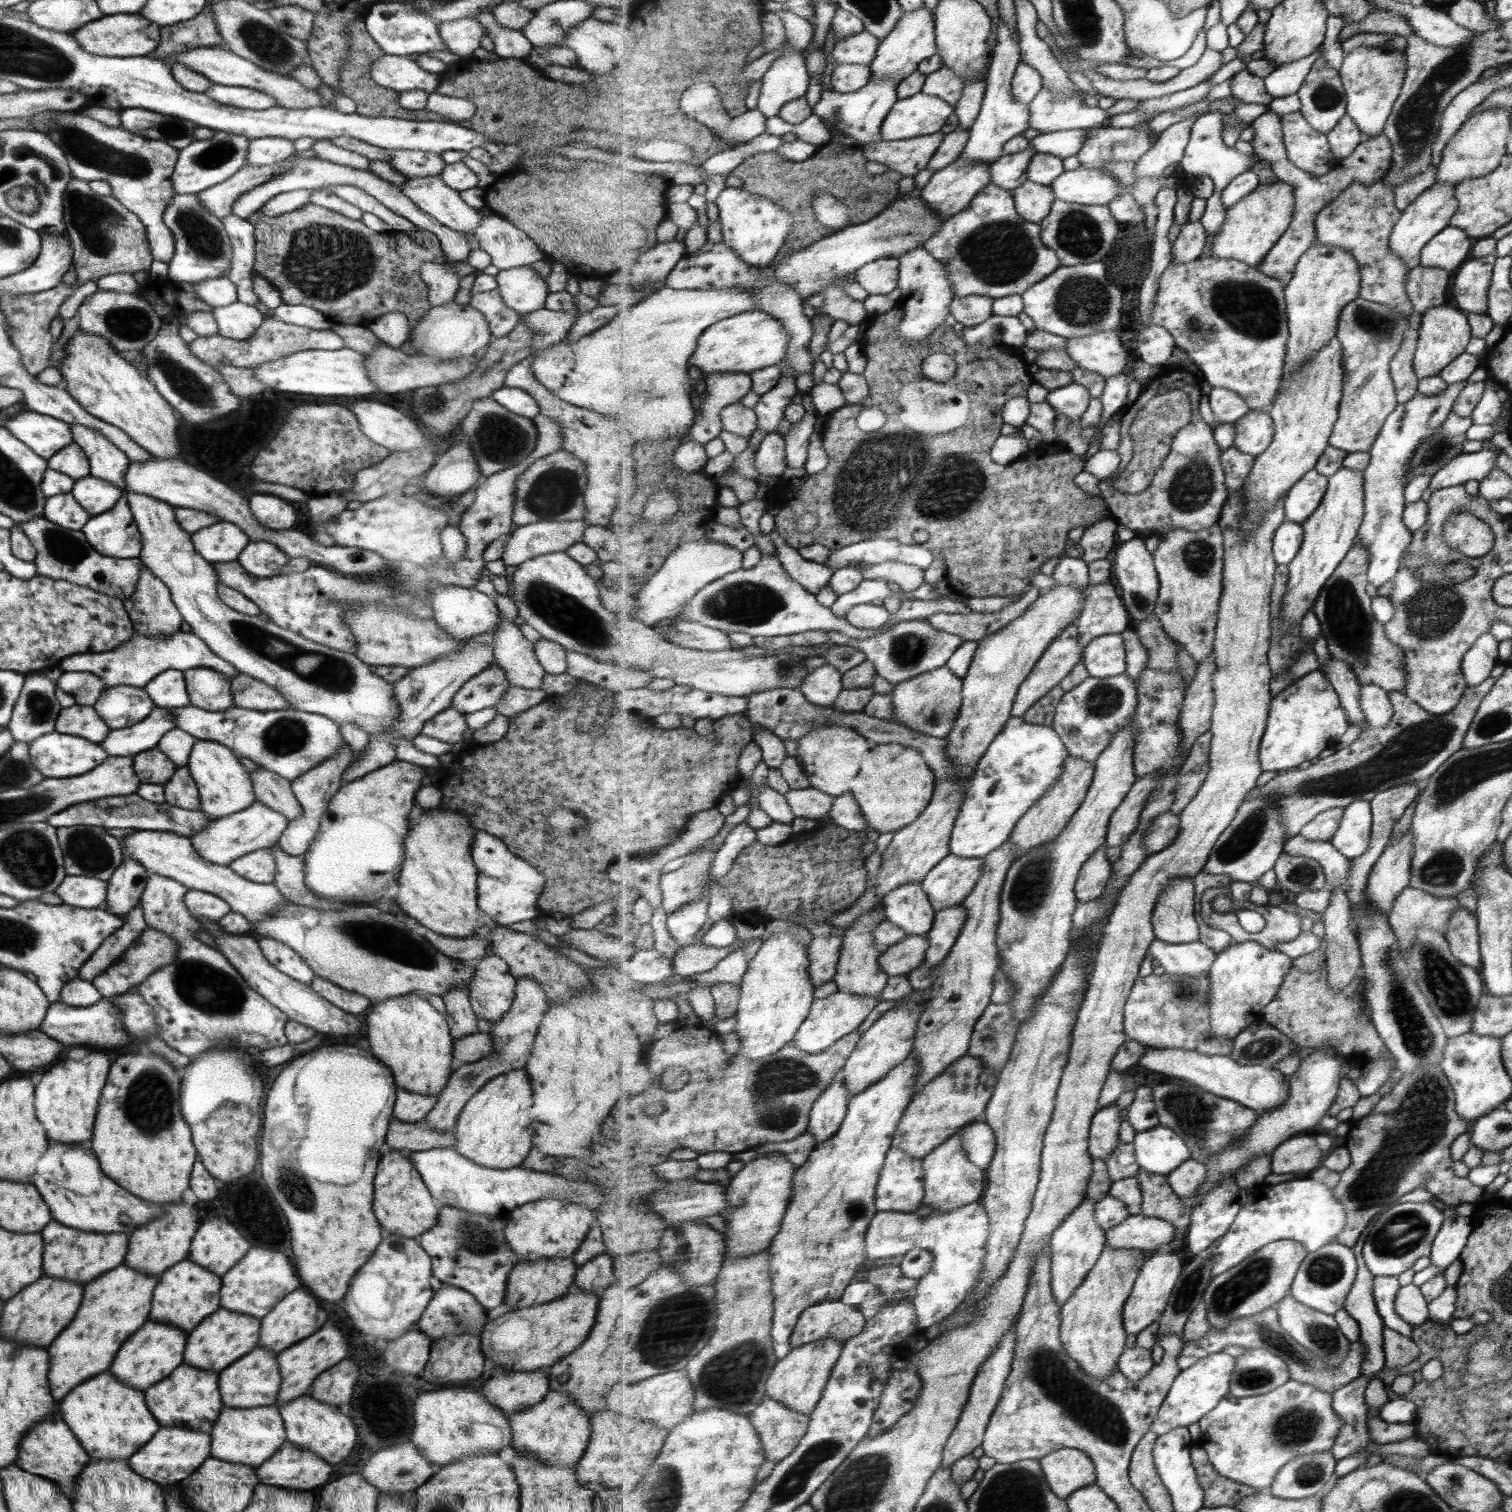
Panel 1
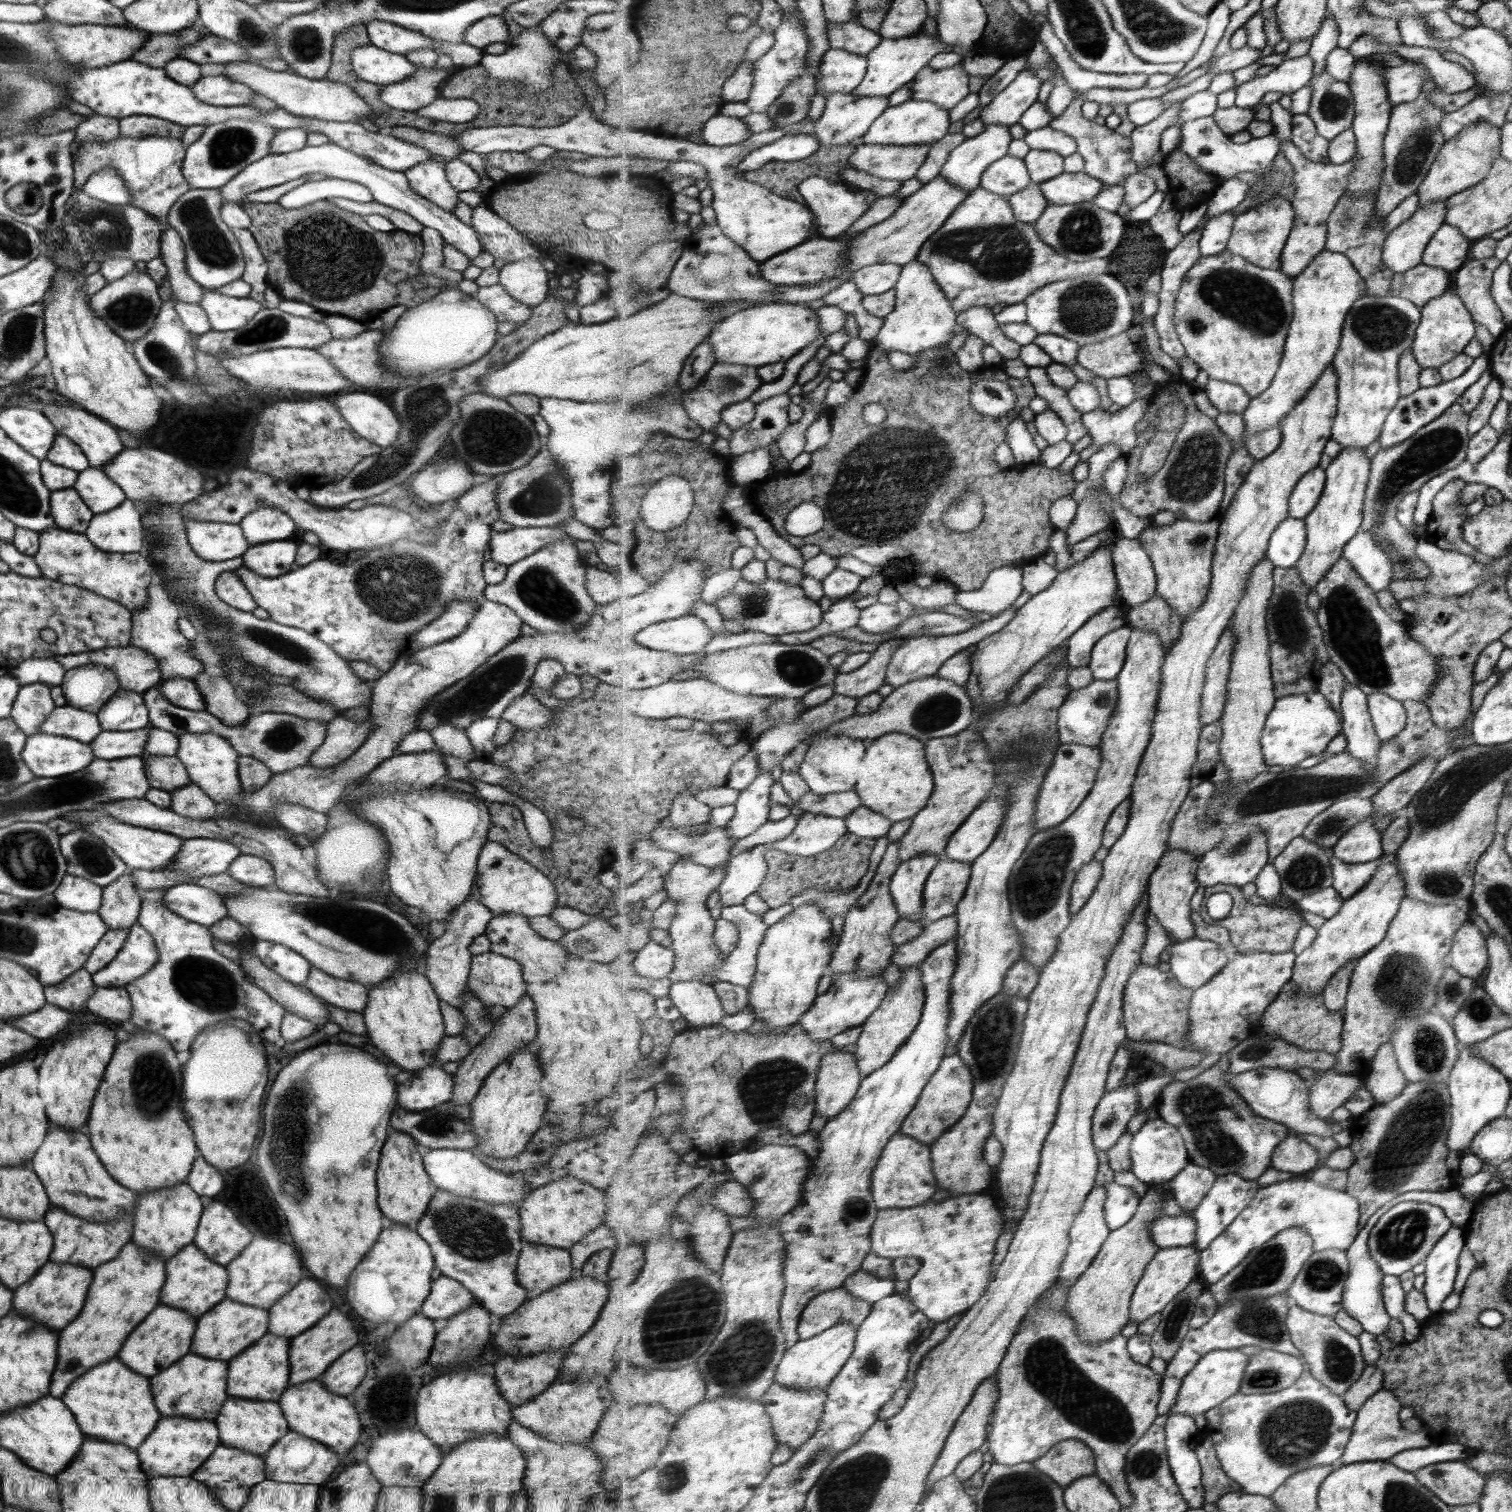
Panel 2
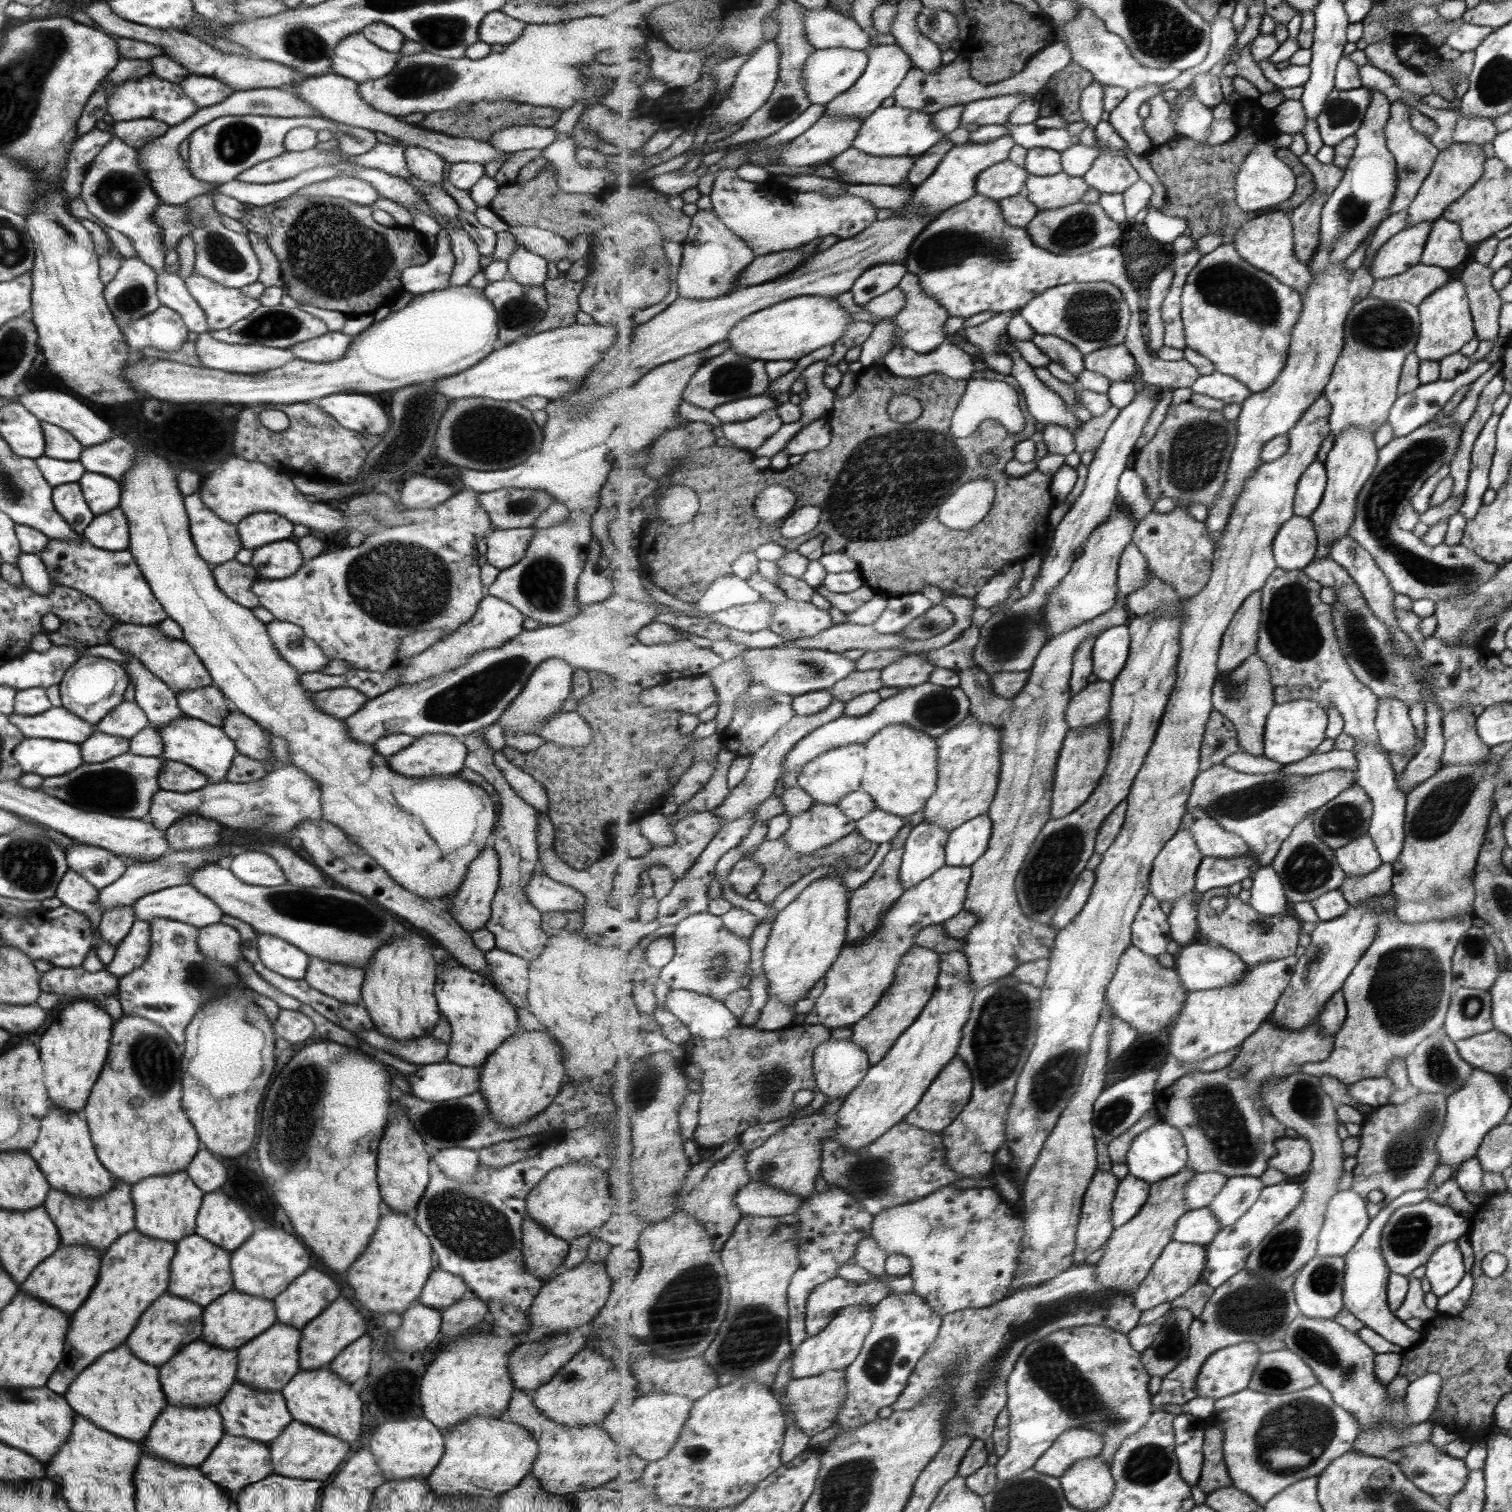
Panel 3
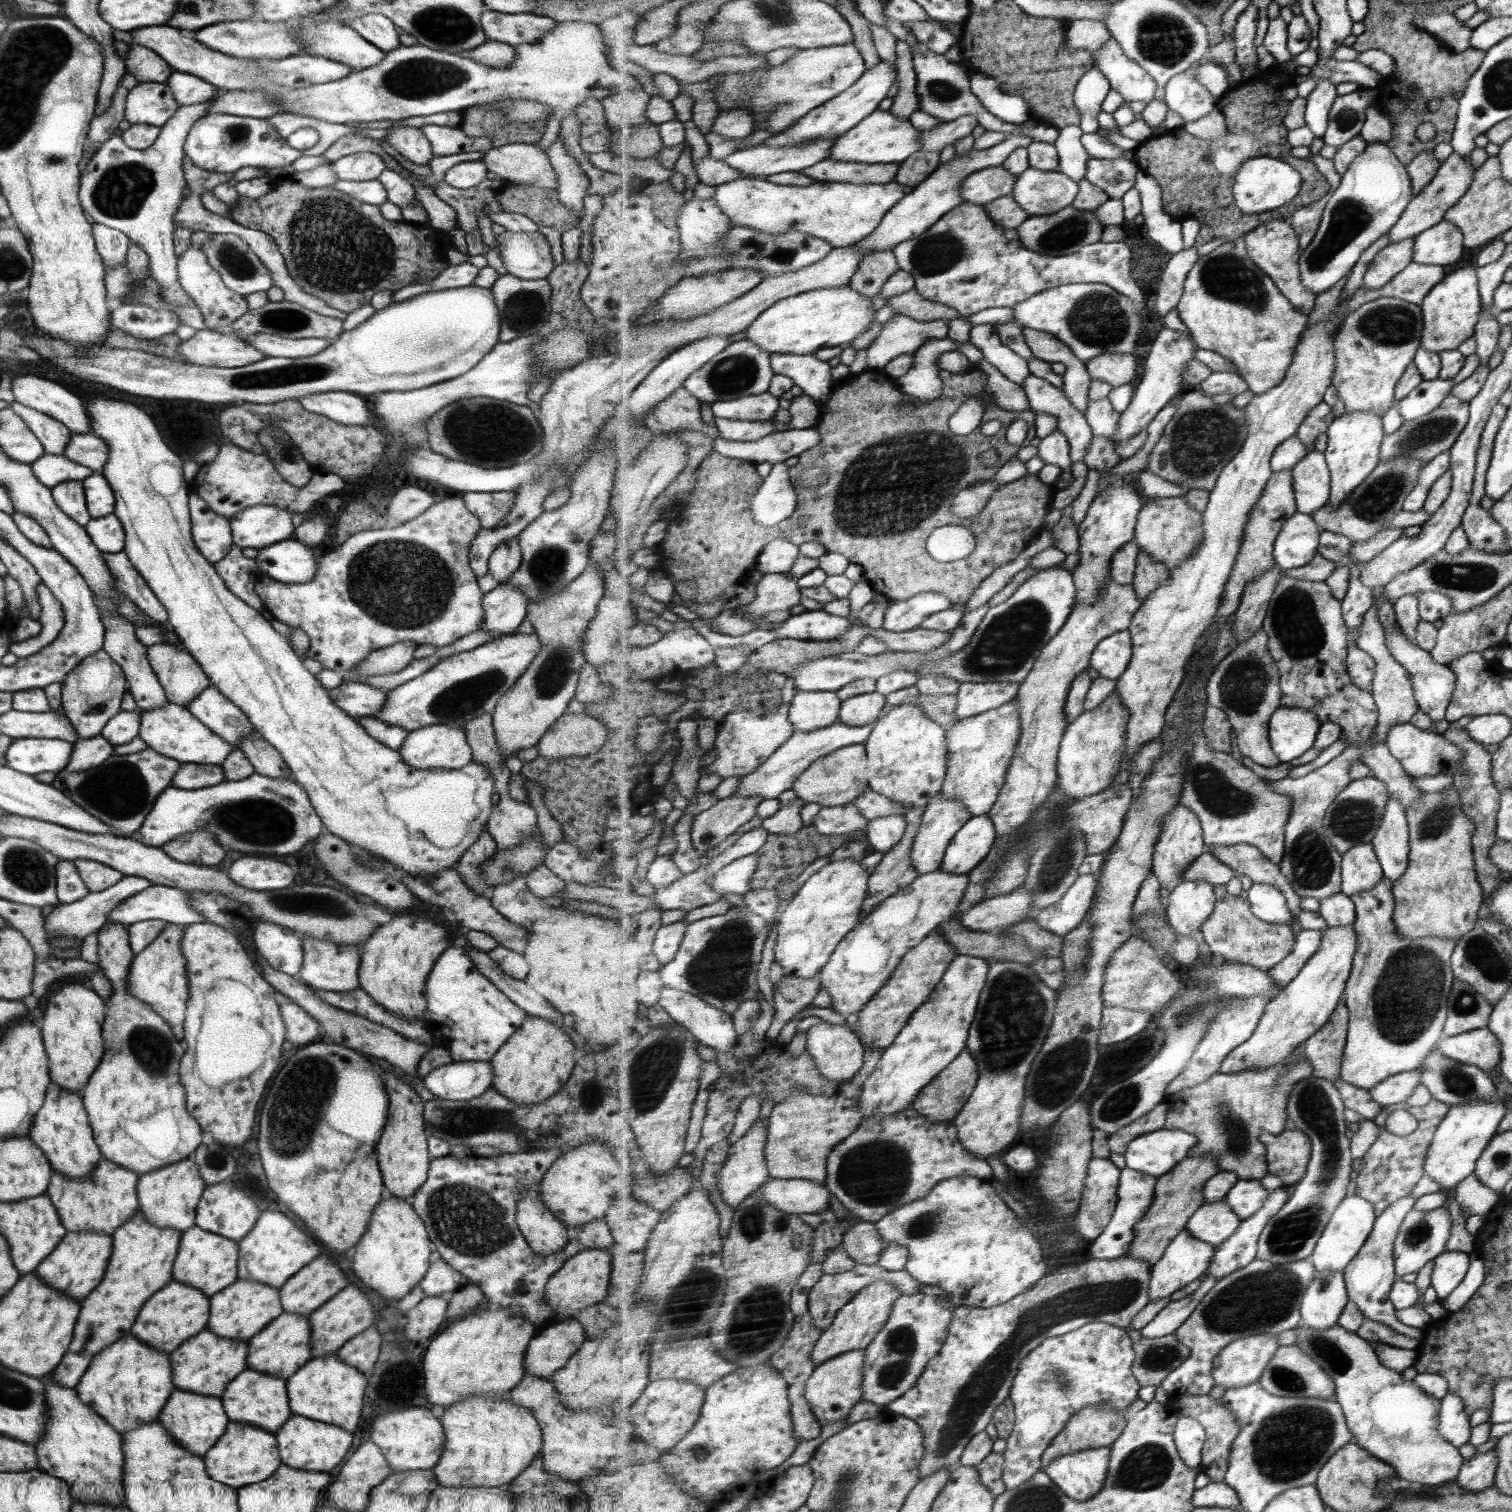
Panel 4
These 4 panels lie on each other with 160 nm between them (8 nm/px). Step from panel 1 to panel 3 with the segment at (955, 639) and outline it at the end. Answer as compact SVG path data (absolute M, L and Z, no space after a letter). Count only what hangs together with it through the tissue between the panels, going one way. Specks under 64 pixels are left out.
M905 655L882 670L884 687L914 687L926 683L934 673L936 664L925 655Z

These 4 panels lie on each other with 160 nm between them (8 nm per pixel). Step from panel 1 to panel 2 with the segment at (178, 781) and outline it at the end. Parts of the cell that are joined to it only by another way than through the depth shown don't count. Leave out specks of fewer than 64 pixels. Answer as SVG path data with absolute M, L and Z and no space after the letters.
M192 783L177 788L170 794L171 809L176 815L189 820L211 820L215 818L215 803Z

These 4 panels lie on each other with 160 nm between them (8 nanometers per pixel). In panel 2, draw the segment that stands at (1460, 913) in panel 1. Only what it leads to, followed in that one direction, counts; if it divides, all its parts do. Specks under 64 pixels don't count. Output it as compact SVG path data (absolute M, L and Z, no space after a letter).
M1471 921L1461 925L1454 934L1447 964L1459 976L1475 981L1487 966L1484 940L1485 937Z

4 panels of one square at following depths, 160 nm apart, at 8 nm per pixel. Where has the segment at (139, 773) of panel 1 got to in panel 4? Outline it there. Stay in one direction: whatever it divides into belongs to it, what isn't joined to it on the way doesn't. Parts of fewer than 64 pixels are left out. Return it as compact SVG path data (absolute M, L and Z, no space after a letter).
M181 763L181 766L175 770L171 787L182 790L198 790L216 786L221 782L225 782L225 777L223 777L220 766Z

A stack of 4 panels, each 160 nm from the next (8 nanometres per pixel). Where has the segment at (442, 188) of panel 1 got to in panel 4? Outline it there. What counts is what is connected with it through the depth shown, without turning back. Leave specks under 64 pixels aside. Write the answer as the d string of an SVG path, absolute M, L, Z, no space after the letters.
M393 125L386 129L391 130L391 133L387 137L381 138L381 142L389 143L409 162L417 166L428 166L428 162L433 157L432 150L429 141L418 128Z

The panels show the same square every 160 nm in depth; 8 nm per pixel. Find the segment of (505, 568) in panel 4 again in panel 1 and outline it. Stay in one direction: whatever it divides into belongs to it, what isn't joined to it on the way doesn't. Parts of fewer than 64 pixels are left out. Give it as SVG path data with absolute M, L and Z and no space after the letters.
M585 519L572 521L537 521L536 523L526 524L511 530L510 537L507 540L501 560L505 566L517 567L527 559L547 554L551 552L564 552L573 543L582 542L583 531L588 527L588 522Z

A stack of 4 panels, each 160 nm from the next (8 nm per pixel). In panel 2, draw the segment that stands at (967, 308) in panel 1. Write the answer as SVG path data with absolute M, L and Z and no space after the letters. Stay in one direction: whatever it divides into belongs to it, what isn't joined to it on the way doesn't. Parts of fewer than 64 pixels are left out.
M975 306L959 313L957 324L970 331L980 344L995 348L1005 361L1019 361L1023 346L1004 333L995 316L992 308Z

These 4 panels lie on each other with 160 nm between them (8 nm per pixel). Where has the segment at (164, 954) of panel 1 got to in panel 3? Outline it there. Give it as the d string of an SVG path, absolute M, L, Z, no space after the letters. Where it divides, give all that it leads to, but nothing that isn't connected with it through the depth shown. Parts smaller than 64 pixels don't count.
M135 919L125 938L114 948L111 962L103 968L119 979L131 970L141 966L148 957L150 949L150 930L148 921Z

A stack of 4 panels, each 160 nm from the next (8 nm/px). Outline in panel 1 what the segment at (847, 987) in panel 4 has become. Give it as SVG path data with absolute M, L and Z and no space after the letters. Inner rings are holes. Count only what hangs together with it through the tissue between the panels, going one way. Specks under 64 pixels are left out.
M952 852L939 862L922 886L936 912L965 903L984 873L984 858L963 858ZM838 990L831 994L829 998L819 998L812 1004L811 1012L805 1019L803 1025L797 1031L796 1038L791 1043L805 1052L819 1054L841 1038L848 1037L848 1034L855 1032L863 1020L873 1012L873 1008L879 1004L881 998L876 996L866 996L865 994L849 994Z

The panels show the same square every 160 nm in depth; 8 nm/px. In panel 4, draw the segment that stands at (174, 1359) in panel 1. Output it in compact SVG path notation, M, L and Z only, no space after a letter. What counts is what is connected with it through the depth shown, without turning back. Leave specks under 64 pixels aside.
M171 1280L165 1288L155 1292L141 1308L141 1312L135 1318L135 1324L131 1326L131 1334L145 1342L145 1346L161 1352L173 1352L181 1342L191 1338L194 1334L206 1328L205 1320L209 1316L209 1299L201 1294L200 1290Z

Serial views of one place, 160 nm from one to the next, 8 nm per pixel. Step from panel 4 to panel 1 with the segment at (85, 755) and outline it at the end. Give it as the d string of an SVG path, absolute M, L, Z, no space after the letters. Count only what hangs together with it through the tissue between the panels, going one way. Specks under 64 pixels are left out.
M153 707L141 722L131 727L110 730L99 746L109 756L129 757L156 746L159 739L175 726L174 716L167 710Z

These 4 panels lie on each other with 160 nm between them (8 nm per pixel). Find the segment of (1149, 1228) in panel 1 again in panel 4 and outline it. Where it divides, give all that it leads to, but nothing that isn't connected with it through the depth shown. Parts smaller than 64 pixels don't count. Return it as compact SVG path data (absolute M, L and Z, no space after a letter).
M1223 1200L1201 1205L1189 1219L1186 1229L1197 1239L1220 1245L1235 1234L1241 1221L1242 1218Z

